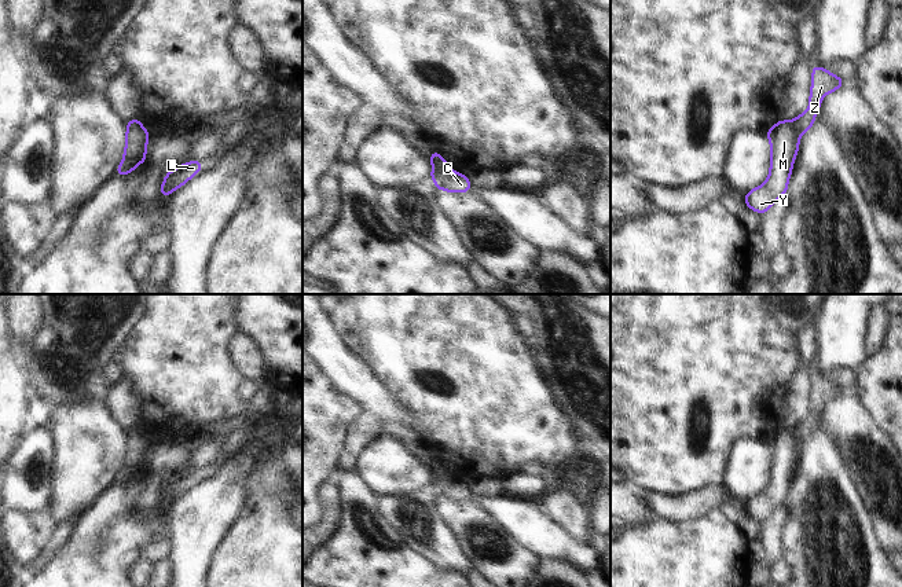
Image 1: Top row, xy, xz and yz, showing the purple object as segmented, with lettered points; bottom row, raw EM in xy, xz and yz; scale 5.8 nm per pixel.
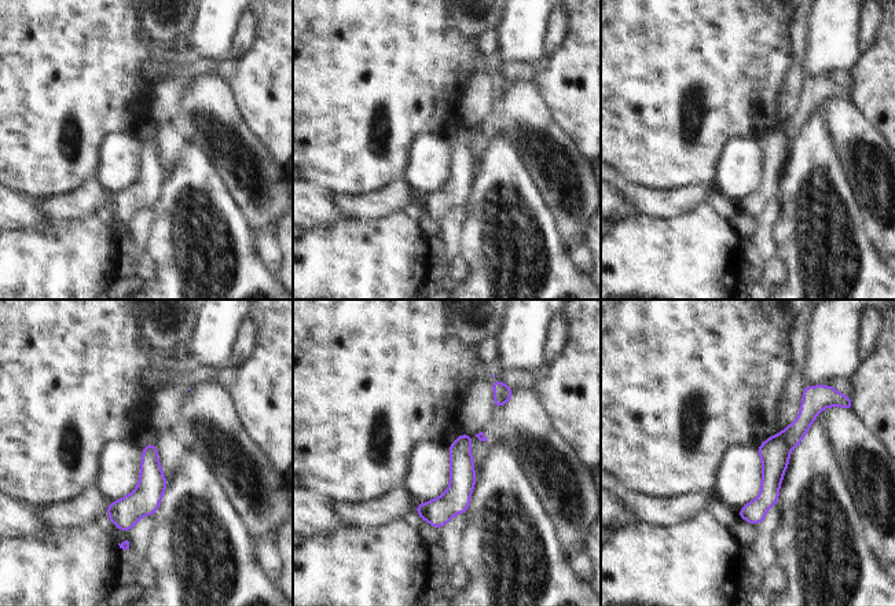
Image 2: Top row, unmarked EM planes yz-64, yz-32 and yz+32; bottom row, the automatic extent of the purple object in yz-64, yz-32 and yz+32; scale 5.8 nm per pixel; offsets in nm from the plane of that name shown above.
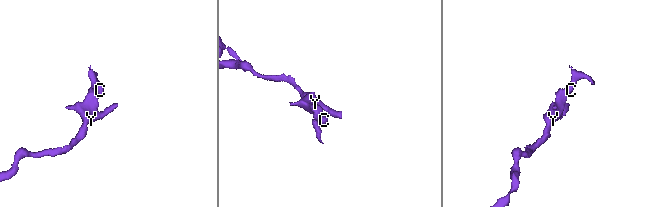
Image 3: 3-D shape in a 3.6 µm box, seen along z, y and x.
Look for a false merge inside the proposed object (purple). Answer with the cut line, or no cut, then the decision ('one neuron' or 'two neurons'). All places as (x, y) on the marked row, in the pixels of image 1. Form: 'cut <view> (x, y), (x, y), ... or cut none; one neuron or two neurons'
cut yz (789, 121), (799, 135); two neurons

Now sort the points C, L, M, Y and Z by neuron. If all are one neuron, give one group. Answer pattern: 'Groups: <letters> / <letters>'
Groups: C Z / L M Y.

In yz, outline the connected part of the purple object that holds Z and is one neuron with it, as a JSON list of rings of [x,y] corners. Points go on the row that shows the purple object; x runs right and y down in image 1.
[[[811,66],[813,85],[810,88],[810,106],[806,113],[798,115],[792,122],[795,131],[803,135],[815,122],[814,117],[821,107],[822,96],[830,93],[844,84],[844,80],[826,71],[824,67]]]

